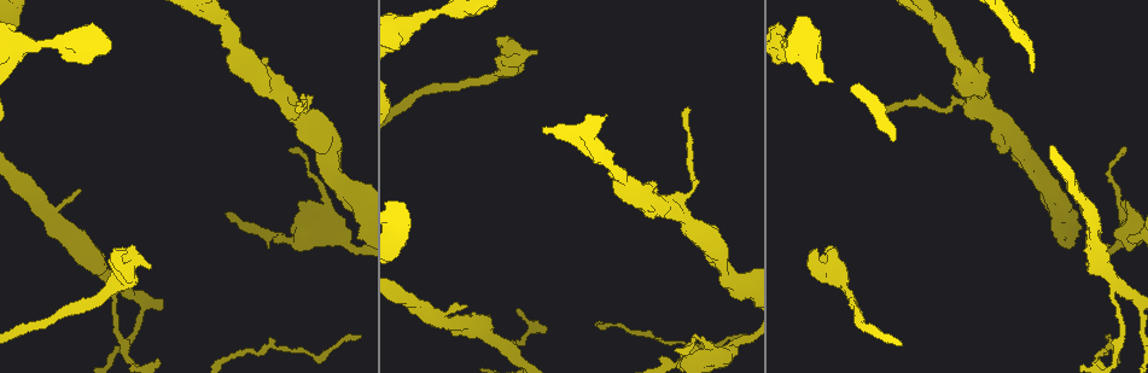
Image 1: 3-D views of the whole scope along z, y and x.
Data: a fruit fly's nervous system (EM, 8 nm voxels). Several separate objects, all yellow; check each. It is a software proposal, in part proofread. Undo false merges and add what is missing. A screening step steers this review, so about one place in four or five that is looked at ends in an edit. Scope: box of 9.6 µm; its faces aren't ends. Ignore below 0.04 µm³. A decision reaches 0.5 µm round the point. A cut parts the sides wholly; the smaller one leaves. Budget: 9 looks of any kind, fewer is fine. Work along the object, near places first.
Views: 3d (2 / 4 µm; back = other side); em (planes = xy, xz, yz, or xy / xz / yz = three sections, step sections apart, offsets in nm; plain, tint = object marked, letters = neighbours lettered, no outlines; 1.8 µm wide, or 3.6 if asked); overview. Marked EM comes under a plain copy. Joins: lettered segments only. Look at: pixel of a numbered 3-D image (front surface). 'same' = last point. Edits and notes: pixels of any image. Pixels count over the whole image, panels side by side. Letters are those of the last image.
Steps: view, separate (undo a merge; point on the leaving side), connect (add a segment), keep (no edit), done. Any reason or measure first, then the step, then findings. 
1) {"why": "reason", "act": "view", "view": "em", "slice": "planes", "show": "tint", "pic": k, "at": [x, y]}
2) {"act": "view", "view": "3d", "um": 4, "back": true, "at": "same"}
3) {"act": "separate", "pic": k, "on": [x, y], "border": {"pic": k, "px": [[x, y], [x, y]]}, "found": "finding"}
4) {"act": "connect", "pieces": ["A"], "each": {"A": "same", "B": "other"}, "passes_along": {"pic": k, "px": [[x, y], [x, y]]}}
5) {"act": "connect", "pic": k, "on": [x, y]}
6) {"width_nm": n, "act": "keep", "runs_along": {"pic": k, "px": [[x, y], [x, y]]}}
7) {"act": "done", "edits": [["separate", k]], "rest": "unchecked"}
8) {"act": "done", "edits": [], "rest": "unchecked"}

{"why": "calibre changes", "act": "view", "view": "em", "um": 3.6, "slice": "planes", "show": "letters", "pic": 1, "at": [406, 25]}

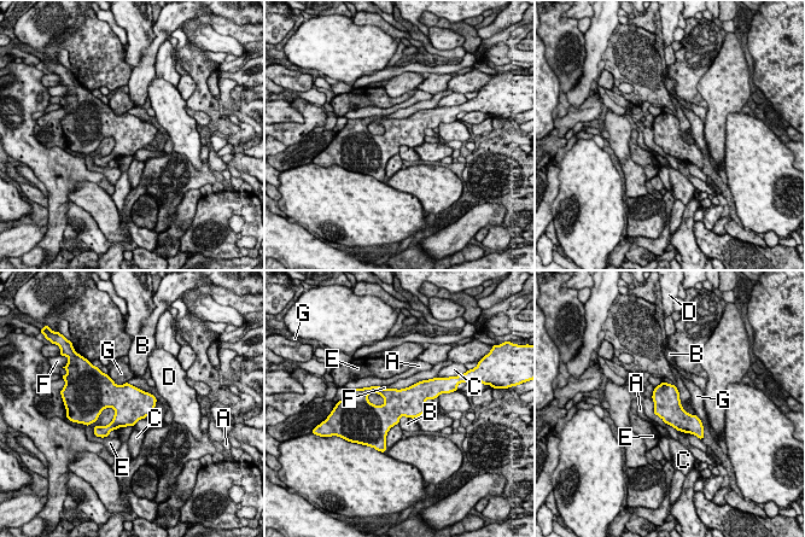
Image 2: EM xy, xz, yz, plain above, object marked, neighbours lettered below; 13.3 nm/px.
{"act": "keep", "each": {"A": "other", "B": "other", "C": "other", "D": "other", "E": "other", "F": "other", "G": "other"}, "found": "one neuron here"}

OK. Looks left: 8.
{"why": "sudden change in width", "act": "view", "view": "em", "um": 3.6, "slice": "yz", "step": 16, "show": "tint", "pic": 1, "at": [331, 149]}

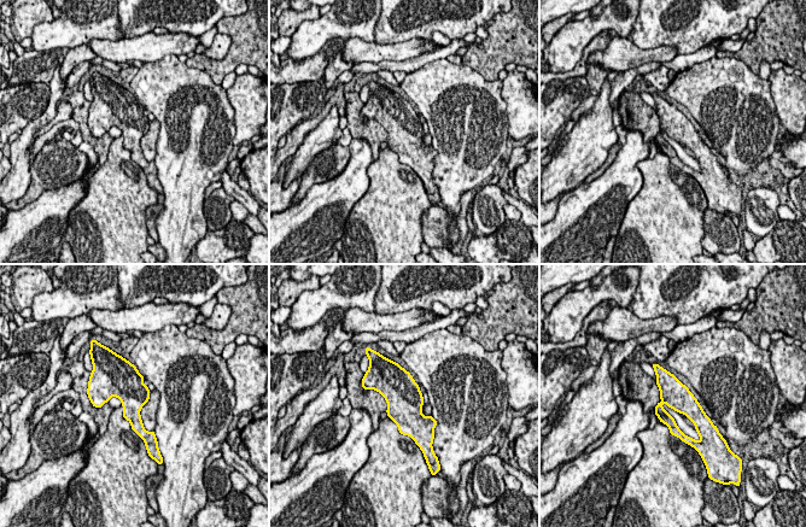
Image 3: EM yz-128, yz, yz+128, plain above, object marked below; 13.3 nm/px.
{"why": "cut it another way", "act": "view", "view": "em", "um": 3.6, "slice": "planes", "show": "letters", "at": "same"}

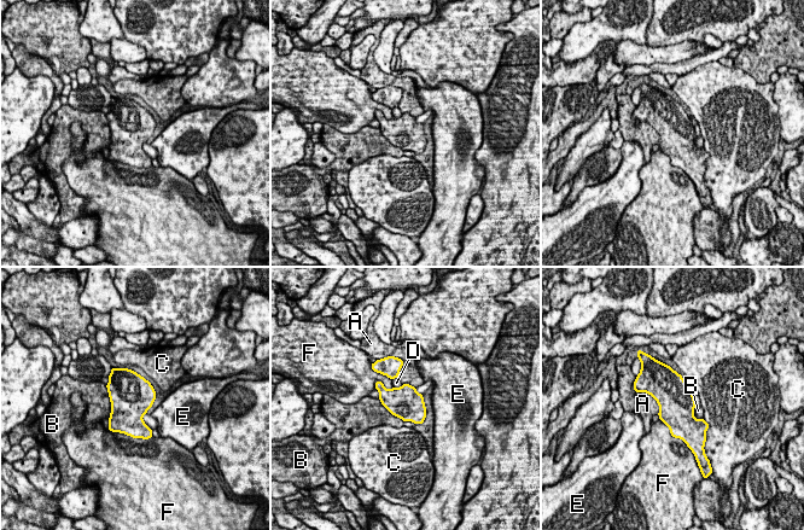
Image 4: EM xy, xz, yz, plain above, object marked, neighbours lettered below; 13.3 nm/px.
{"longest_contact_nm": ["F", 600], "act": "keep", "each": {"A": "other", "B": "other", "C": "other", "D": "other", "E": "other", "F": "other"}, "found": "continuous, no second neuron"}

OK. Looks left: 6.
{"why": "free end", "act": "view", "view": "em", "slice": "yz", "step": 4, "show": "letters", "pic": 1, "at": [312, 201]}

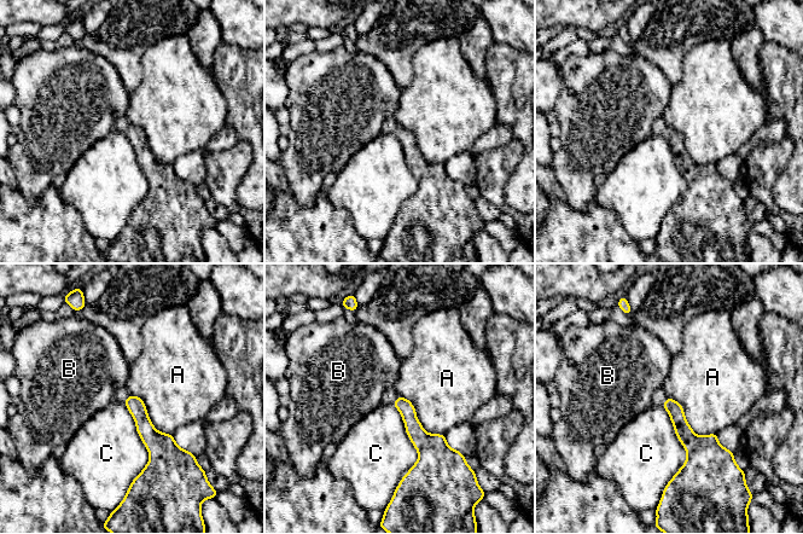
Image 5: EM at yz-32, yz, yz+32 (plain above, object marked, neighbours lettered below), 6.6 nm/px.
{"why": "cut it another way", "act": "view", "view": "em", "slice": "planes", "show": "letters", "at": "same"}

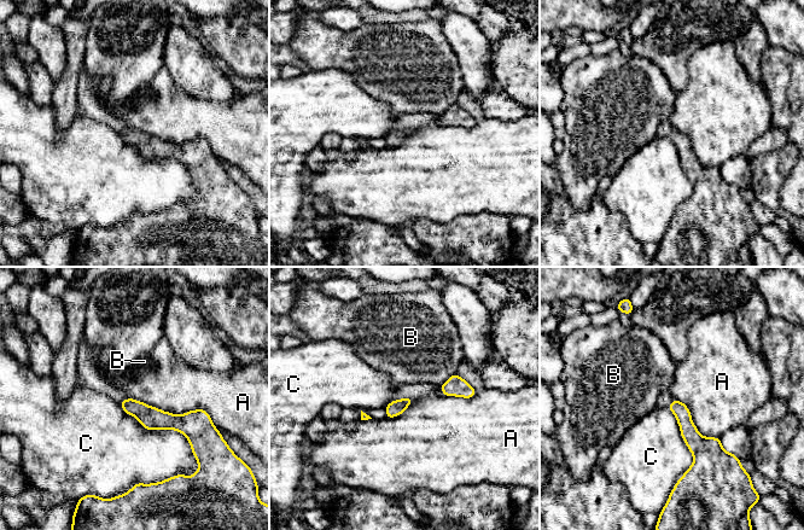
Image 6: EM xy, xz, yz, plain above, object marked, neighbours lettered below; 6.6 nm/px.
{"act": "keep", "each": {"A": "other", "B": "other", "C": "other"}, "found": "no lettered segment goes on from it"}

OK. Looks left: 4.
{"why": "branch stops here", "act": "view", "view": "em", "slice": "yz", "step": 8, "show": "letters", "pic": 1, "at": [687, 107]}

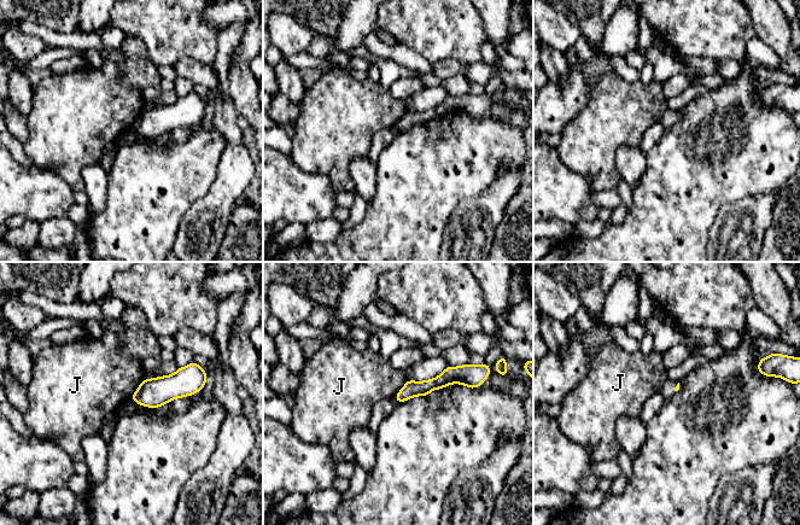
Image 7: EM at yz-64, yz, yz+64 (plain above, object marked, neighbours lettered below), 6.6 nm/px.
{"act": "keep", "each": {"J": "other"}, "runs_along": {"pic": 7, "px": [[469, 384], [445, 378], [400, 398]]}, "found": "no lettered segment goes on from it"}

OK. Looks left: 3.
{"act": "done", "edits": [], "rest": "unchecked"}

